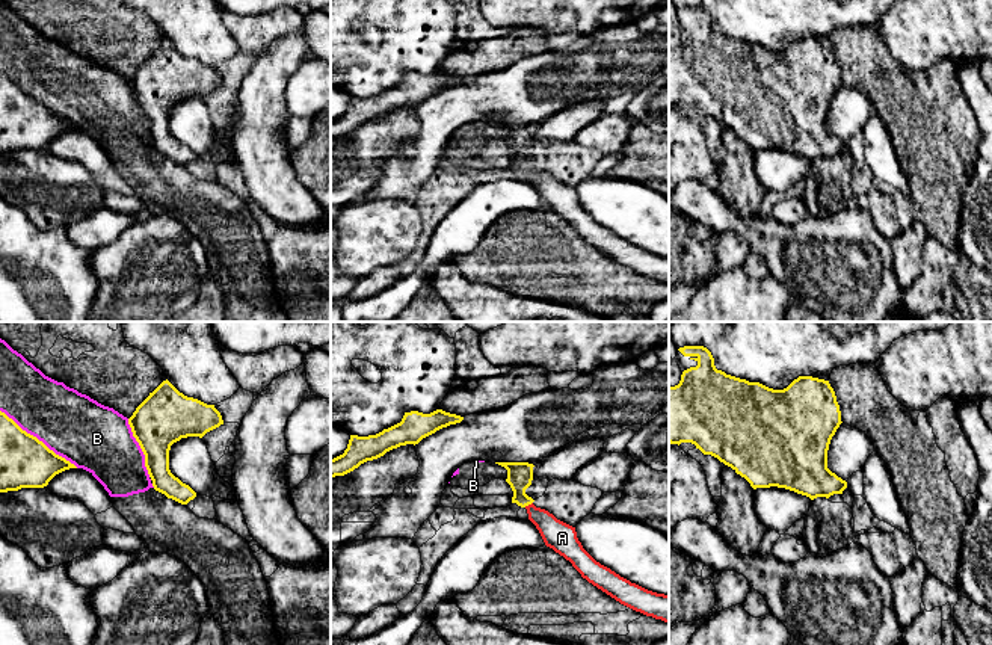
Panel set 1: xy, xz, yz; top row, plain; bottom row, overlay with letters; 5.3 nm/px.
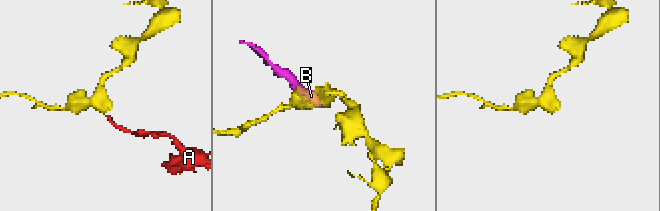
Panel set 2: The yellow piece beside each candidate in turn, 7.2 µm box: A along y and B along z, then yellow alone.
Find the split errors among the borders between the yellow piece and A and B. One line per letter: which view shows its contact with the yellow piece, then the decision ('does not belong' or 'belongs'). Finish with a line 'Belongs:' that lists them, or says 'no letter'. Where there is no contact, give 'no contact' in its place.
A: contact in xz; belongs
B: contact in xy; does not belong
Belongs: A

